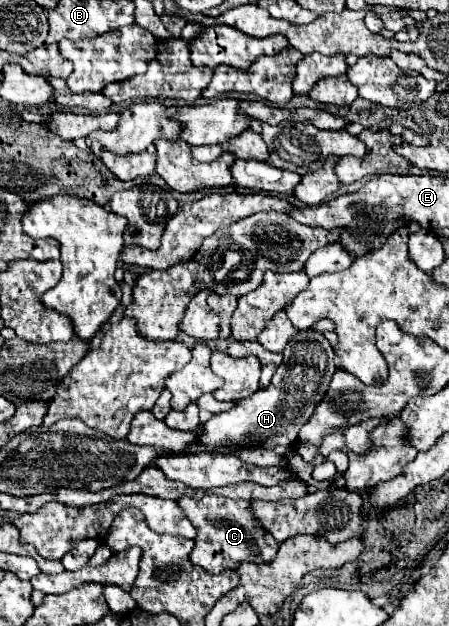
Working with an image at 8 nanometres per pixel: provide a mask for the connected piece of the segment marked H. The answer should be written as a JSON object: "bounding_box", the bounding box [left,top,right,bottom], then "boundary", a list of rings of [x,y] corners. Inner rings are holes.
{"bounding_box":[197,329,335,455],"boundary":[[[315,329],[297,331],[283,349],[283,363],[277,367],[271,385],[237,401],[233,409],[205,421],[197,435],[197,443],[209,447],[209,453],[221,453],[219,449],[227,447],[235,455],[239,449],[251,447],[291,447],[297,441],[299,429],[309,421],[317,403],[321,403],[329,391],[335,371],[335,353],[329,341]]]}

